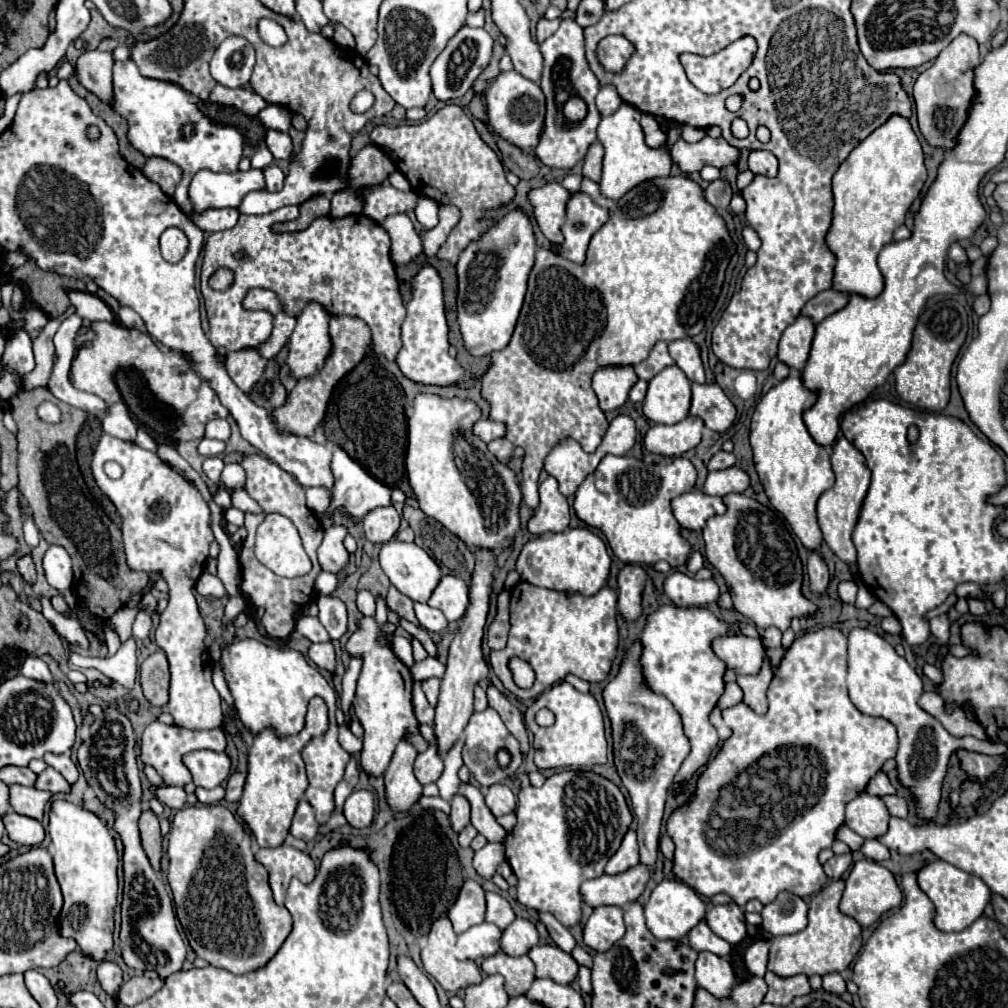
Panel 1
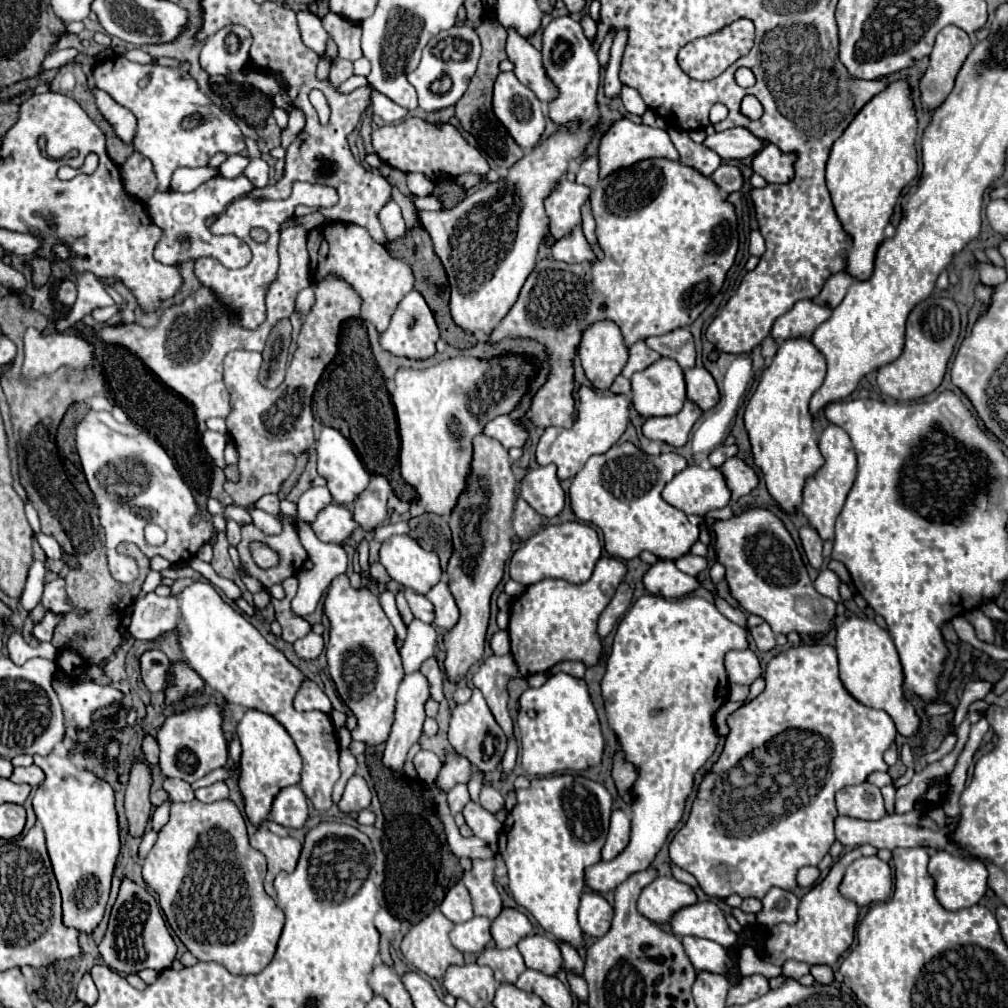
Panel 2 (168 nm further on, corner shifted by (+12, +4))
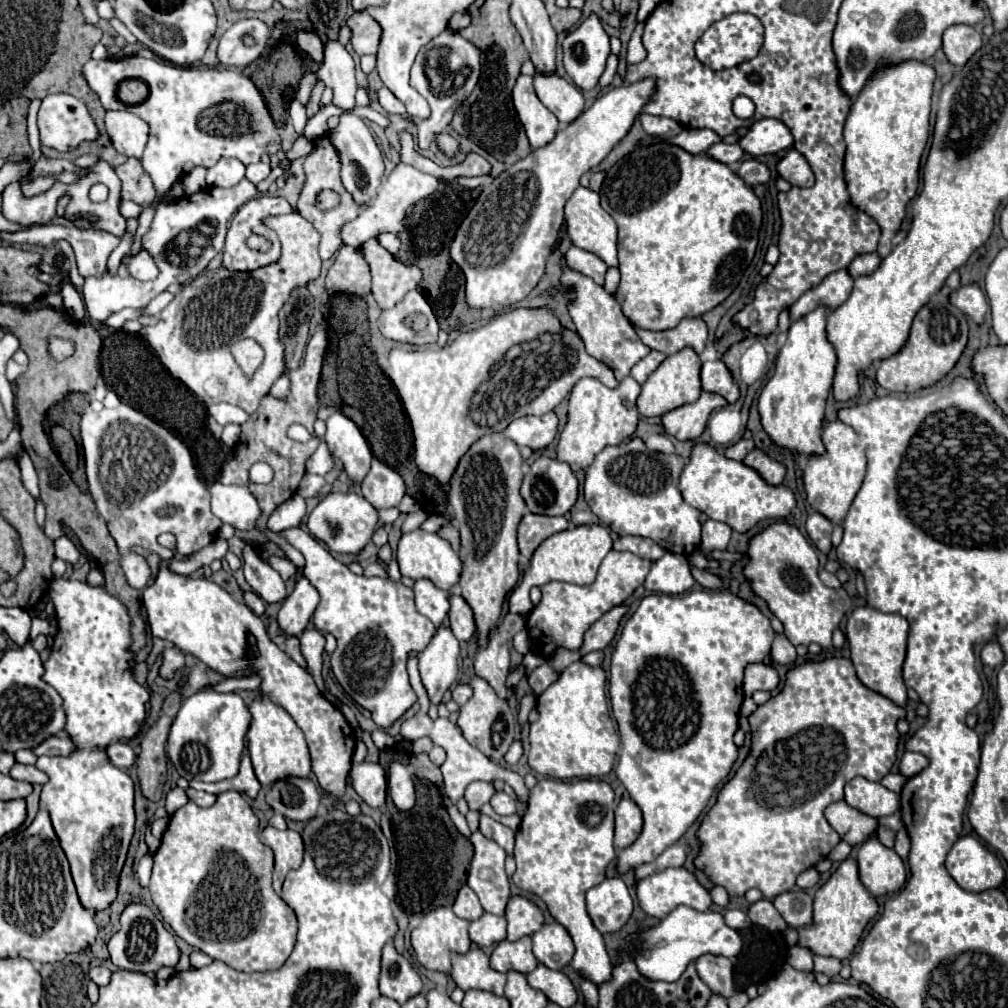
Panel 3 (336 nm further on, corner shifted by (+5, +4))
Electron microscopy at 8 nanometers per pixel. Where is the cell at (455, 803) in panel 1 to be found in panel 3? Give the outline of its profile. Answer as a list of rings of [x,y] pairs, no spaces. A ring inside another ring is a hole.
[[[476,781],[476,783],[470,783],[466,793],[464,793],[464,799],[470,807],[470,811],[478,811],[484,803],[490,801],[490,797],[494,795],[494,787],[492,783],[484,783],[484,781]]]

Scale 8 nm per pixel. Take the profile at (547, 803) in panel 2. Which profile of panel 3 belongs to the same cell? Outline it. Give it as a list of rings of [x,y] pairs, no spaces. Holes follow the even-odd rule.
[[[542,779],[530,789],[528,809],[518,827],[516,847],[514,847],[516,873],[512,875],[512,881],[518,885],[518,889],[538,895],[548,905],[548,913],[560,925],[566,927],[566,931],[570,933],[574,947],[576,947],[576,953],[572,959],[574,971],[588,977],[596,985],[610,979],[612,961],[606,953],[600,931],[592,925],[592,921],[586,913],[584,895],[590,887],[604,881],[606,867],[616,857],[612,839],[614,839],[614,791],[608,783],[594,781],[594,779],[580,779],[580,781]]]

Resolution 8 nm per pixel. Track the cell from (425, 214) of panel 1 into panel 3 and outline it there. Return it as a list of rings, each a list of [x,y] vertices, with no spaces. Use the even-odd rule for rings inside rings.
[[[644,79],[640,83],[628,83],[610,89],[608,93],[600,95],[596,103],[580,117],[562,127],[548,145],[532,151],[526,159],[520,159],[518,163],[508,167],[508,171],[500,173],[490,185],[482,189],[472,211],[464,217],[464,223],[460,223],[450,243],[452,261],[464,271],[466,277],[466,303],[470,307],[494,309],[496,303],[500,305],[500,309],[508,309],[510,305],[522,301],[536,287],[536,283],[544,275],[546,259],[558,241],[558,233],[564,223],[564,203],[576,191],[580,175],[596,167],[610,153],[610,149],[628,133],[652,91],[654,79]]]

